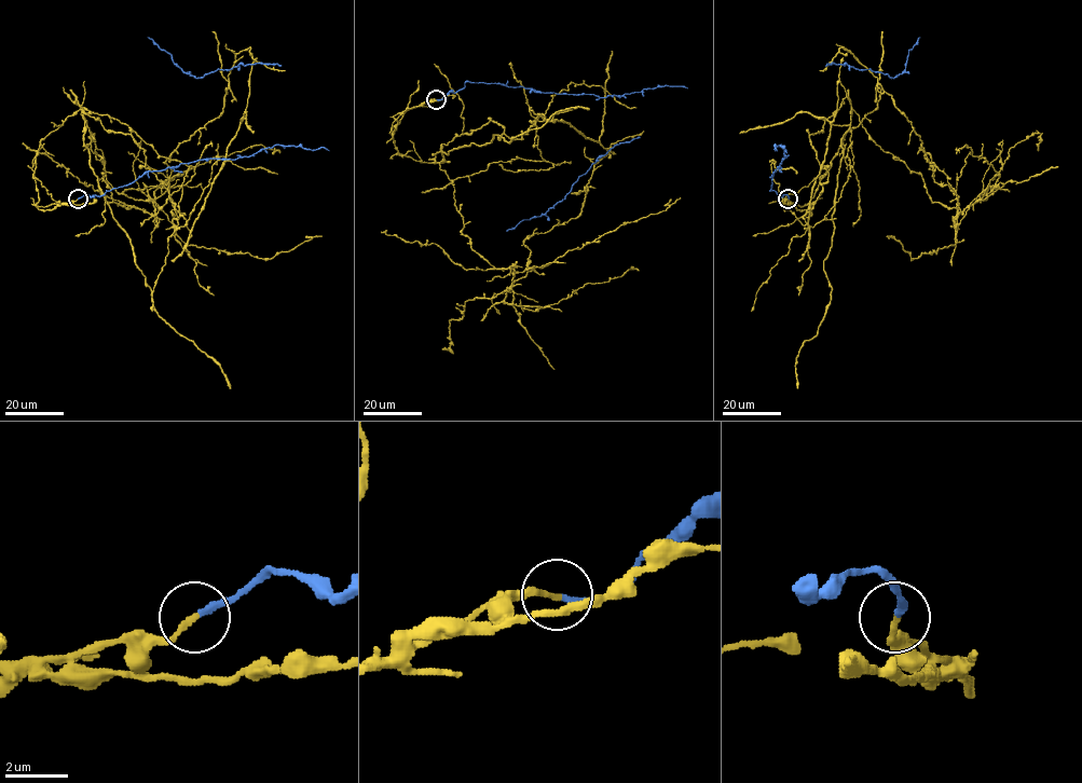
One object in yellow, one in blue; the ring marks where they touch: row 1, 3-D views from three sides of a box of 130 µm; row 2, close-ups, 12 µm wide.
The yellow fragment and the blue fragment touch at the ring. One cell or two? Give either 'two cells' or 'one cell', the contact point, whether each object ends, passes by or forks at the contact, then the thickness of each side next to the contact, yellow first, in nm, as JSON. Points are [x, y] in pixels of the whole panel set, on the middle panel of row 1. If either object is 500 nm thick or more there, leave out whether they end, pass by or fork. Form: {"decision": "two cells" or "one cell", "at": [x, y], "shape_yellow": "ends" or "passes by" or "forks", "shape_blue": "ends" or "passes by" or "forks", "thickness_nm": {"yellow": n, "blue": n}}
{"decision": "two cells", "at": [436, 99], "shape_yellow": "ends", "shape_blue": "ends", "thickness_nm": {"yellow": 180, "blue": 220}}

